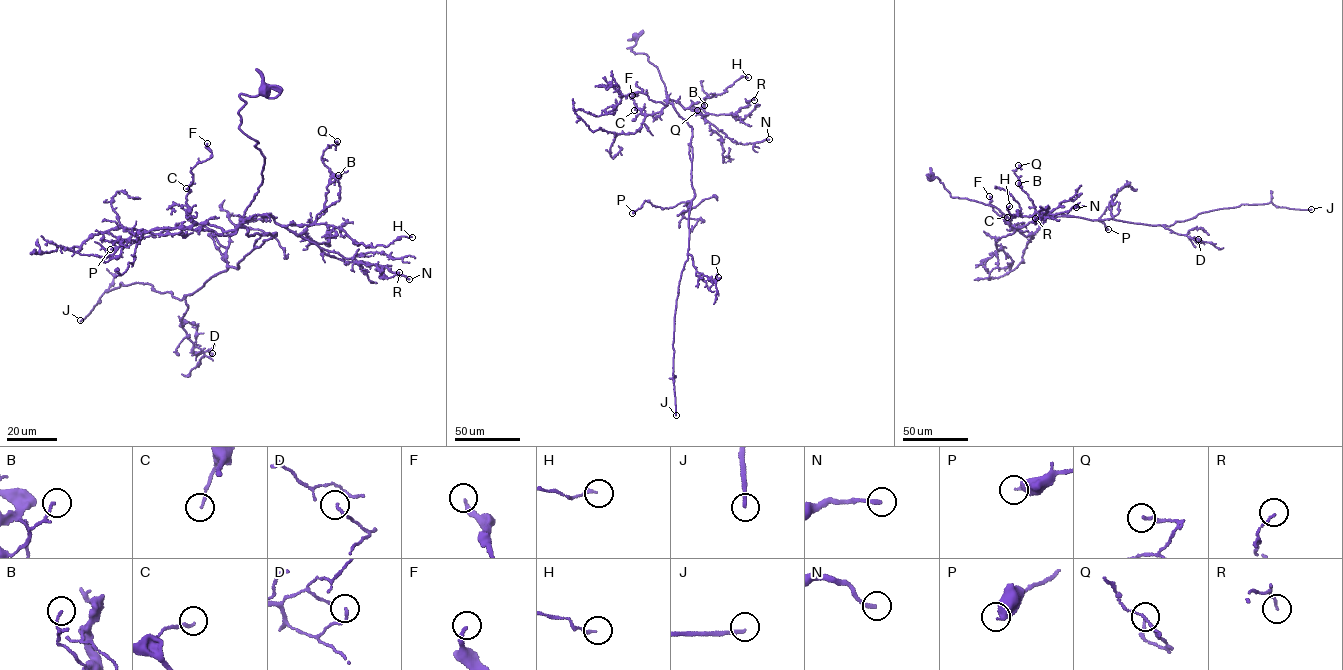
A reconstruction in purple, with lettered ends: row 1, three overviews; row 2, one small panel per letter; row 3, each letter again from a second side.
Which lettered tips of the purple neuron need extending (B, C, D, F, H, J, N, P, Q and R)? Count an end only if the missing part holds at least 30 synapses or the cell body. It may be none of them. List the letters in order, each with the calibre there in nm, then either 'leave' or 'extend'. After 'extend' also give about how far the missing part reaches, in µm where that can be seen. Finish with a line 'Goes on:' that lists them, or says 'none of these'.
B: 110 nm thick; leave
C: 120 nm thick; leave
D: 120 nm thick; leave
F: 240 nm thick; leave
H: 150 nm thick; leave
J: 170 nm thick; extend; about 90 µm are missing
N: 200 nm thick; leave
P: 360 nm thick; leave
Q: 120 nm thick; leave
R: 100 nm thick; leave
Goes on: J

